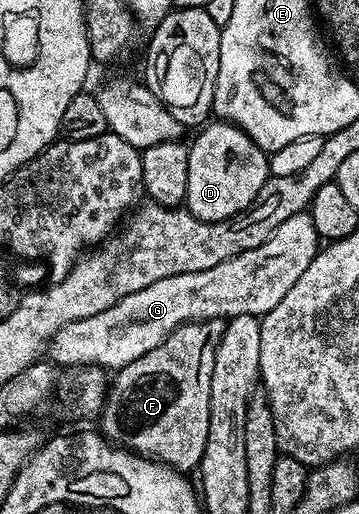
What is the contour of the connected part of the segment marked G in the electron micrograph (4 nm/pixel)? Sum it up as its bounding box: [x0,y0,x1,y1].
[49,211,321,370]

